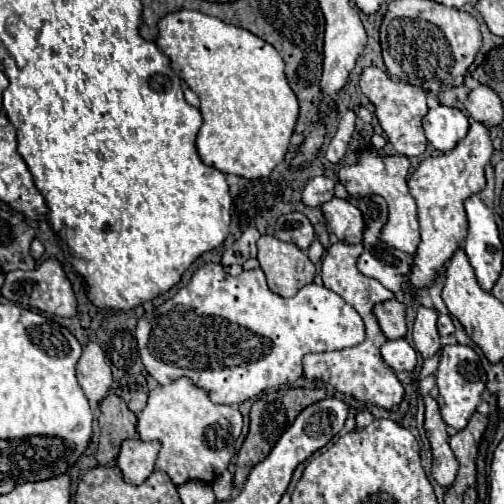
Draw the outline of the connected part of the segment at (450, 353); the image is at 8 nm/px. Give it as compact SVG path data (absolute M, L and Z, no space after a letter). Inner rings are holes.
M462 344L444 346L440 356L440 366L436 370L436 380L440 390L438 406L444 422L456 430L464 430L464 426L476 412L478 404L482 402L482 394L486 390L486 374L478 370L478 354L470 346L462 346Z

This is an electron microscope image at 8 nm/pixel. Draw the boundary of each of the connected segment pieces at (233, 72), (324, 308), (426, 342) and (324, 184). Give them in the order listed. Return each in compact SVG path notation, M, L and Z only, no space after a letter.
M196 10L168 14L160 20L158 28L160 36L156 44L166 56L170 56L172 68L180 74L180 78L200 96L200 112L204 118L196 138L200 160L222 174L236 174L246 180L264 178L270 174L276 164L284 160L294 134L294 124L298 120L298 98L288 86L284 76L284 60L276 48L244 28L224 24L218 18Z
M206 264L194 272L190 282L182 286L170 300L152 314L138 320L136 340L142 364L158 384L170 384L182 376L204 388L216 404L240 404L256 398L260 392L284 384L292 384L302 376L304 354L320 354L358 346L364 342L364 322L360 314L344 302L336 292L306 284L296 296L282 298L270 292L266 276L260 268L244 270L238 276L224 272L222 264Z
M418 306L412 338L414 338L414 348L422 354L422 358L430 358L440 350L440 336L436 330L436 320L438 320L436 310Z
M325 175L316 176L306 184L302 192L302 202L306 206L320 206L334 198L335 181Z

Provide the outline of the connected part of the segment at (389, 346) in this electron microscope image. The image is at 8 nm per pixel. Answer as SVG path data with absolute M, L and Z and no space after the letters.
M398 338L398 340L388 340L384 346L382 346L382 358L386 360L386 364L390 368L394 368L396 372L410 372L414 370L416 362L418 362L418 356L416 356L416 350L404 340L404 338Z

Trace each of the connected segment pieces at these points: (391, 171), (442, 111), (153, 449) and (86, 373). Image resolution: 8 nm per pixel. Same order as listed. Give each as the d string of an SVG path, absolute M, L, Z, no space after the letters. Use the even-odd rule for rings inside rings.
M362 152L358 162L354 166L340 168L340 182L346 186L348 196L370 196L380 194L388 202L388 222L380 234L384 242L392 248L398 248L410 256L416 254L420 234L418 234L418 216L416 216L416 202L408 192L406 174L408 174L410 162L406 156L390 156L384 158L374 152Z
M436 106L424 116L424 132L428 142L440 150L452 150L468 134L468 118L450 106Z
M124 440L120 456L116 460L118 468L122 470L122 476L130 484L142 484L156 468L156 458L160 452L160 442L142 442L136 440Z
M88 342L84 346L76 374L78 384L90 400L92 410L98 414L98 404L108 396L108 390L112 386L112 370L106 364L106 356L96 342Z

